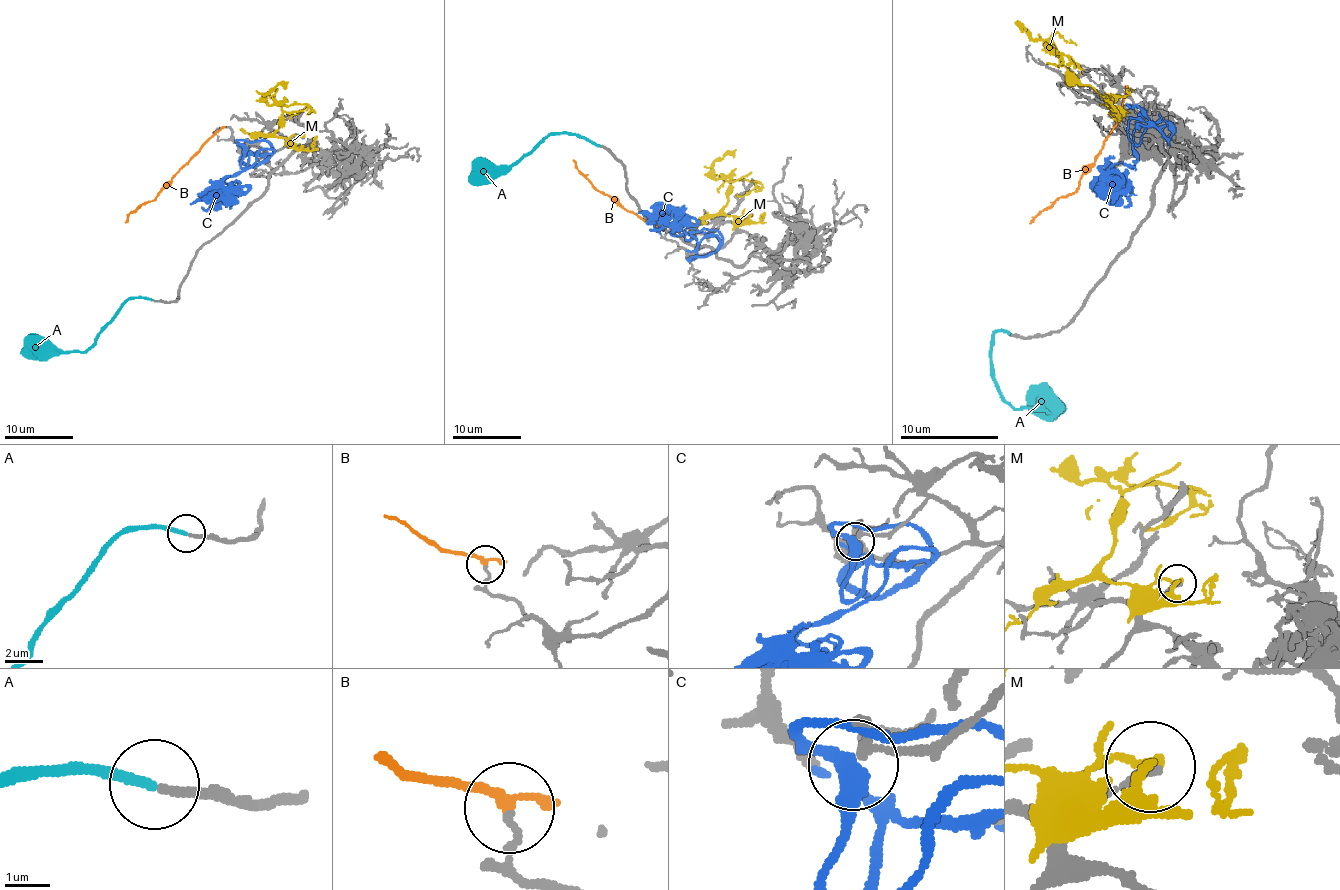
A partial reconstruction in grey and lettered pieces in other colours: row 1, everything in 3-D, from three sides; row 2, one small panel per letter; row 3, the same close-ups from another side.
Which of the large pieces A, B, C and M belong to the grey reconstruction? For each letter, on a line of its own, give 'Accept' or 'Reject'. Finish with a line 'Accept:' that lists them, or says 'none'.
A: Accept
B: Reject
C: Reject
M: Reject
Accept: A

